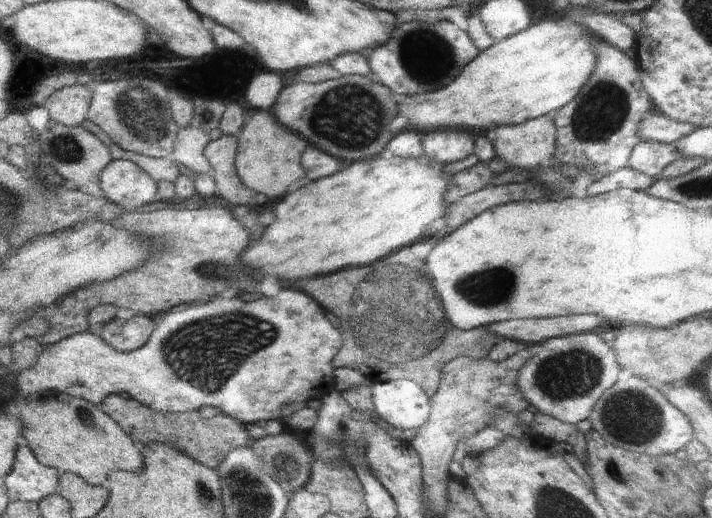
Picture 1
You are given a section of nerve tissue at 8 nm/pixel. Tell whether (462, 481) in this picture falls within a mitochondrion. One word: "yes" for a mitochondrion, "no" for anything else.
no

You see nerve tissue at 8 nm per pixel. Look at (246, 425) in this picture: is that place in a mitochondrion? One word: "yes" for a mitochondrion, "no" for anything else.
no

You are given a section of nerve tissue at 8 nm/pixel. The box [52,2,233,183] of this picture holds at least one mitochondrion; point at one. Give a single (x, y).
(139, 112)

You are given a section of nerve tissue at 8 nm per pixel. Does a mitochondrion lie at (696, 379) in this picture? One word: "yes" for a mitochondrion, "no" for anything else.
no

